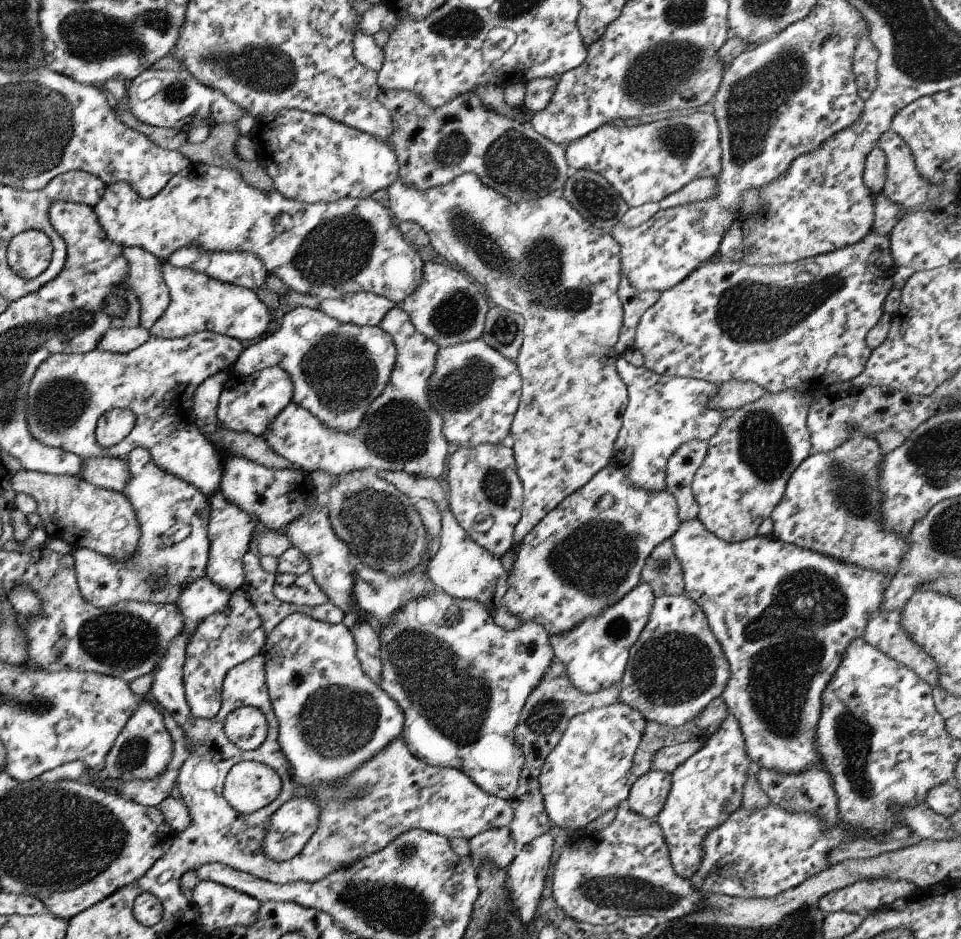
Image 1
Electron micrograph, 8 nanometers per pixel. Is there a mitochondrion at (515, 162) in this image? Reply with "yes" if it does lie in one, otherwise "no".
yes

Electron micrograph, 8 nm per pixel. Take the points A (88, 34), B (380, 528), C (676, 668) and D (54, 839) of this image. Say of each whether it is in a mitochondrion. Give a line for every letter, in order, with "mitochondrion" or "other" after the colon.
A: mitochondrion
B: mitochondrion
C: mitochondrion
D: mitochondrion

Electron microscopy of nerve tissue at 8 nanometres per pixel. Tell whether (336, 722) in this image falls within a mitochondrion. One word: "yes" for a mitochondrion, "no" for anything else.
yes

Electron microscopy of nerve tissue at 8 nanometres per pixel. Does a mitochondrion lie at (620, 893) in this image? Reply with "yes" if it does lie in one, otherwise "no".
yes

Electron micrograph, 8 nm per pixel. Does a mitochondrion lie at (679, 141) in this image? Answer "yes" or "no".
yes

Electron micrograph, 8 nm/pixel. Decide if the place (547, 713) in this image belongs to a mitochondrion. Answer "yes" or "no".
yes

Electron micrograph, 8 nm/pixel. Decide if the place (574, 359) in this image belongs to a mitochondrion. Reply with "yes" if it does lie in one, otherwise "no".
no

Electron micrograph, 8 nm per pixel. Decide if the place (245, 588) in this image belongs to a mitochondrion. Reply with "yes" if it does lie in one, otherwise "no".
no

